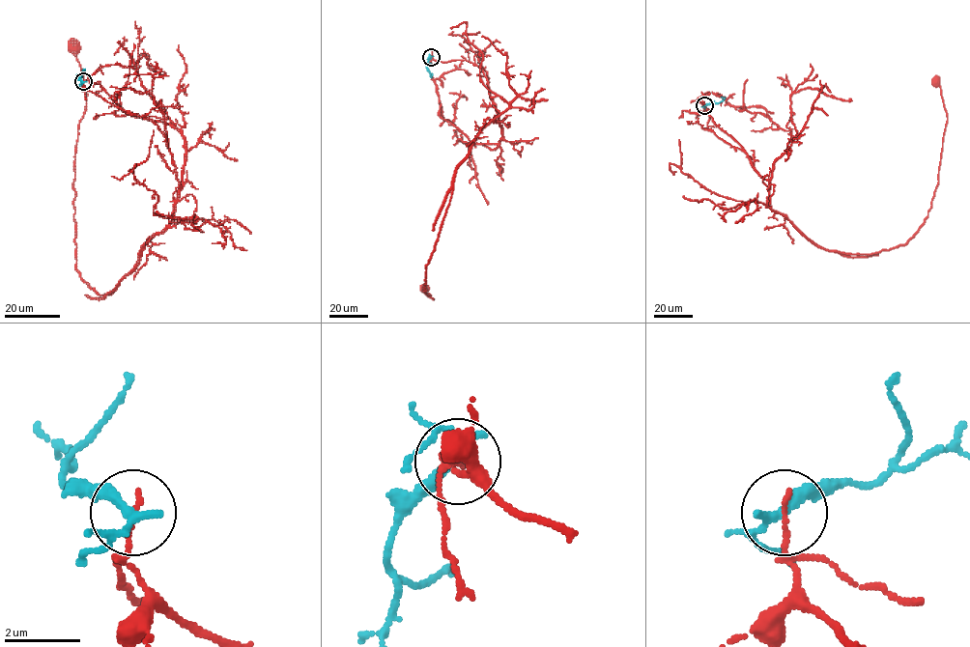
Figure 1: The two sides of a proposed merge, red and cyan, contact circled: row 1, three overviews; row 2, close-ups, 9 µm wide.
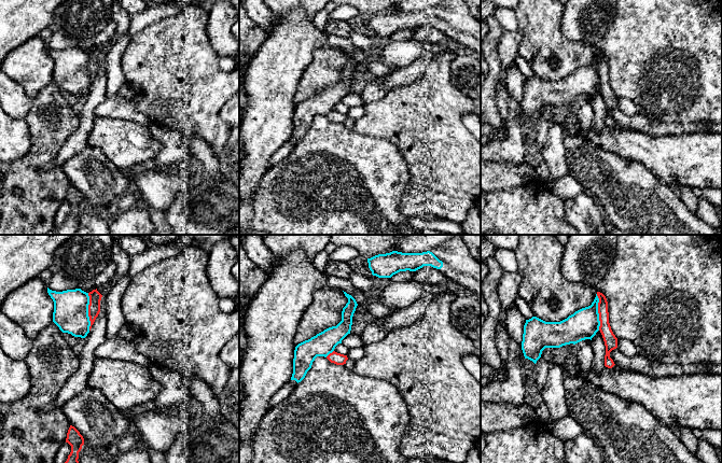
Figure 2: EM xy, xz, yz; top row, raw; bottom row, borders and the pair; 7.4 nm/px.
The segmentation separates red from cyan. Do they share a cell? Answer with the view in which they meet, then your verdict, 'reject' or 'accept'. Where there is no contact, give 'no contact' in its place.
meets red in xy; reject

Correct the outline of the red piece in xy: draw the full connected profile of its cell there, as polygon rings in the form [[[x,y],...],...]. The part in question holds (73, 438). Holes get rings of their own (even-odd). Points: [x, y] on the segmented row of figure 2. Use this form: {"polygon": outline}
{"polygon": [[[70,425],[68,430],[66,443],[71,446],[71,452],[65,463],[79,463],[79,452],[84,445],[84,438],[80,434],[80,432],[72,425]]]}

